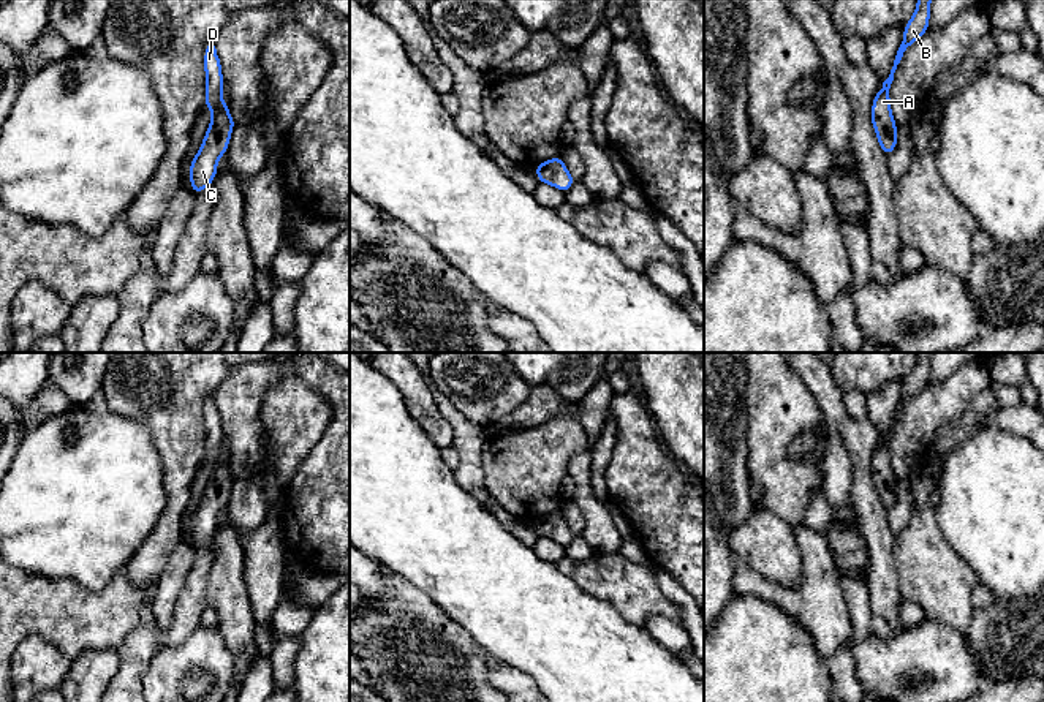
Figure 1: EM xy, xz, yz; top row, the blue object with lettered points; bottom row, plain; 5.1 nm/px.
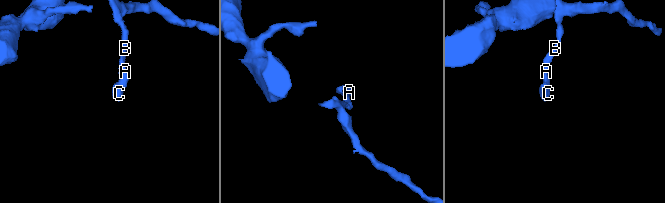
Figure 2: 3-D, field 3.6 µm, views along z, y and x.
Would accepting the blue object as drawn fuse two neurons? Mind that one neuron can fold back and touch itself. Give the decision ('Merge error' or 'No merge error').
No merge error

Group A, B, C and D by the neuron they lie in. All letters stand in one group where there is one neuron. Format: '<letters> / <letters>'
A B C D

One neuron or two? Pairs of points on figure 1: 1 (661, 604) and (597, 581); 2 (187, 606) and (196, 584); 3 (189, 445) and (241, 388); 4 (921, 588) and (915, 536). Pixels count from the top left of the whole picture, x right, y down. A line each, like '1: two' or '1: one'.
1: one
2: one
3: two
4: one

